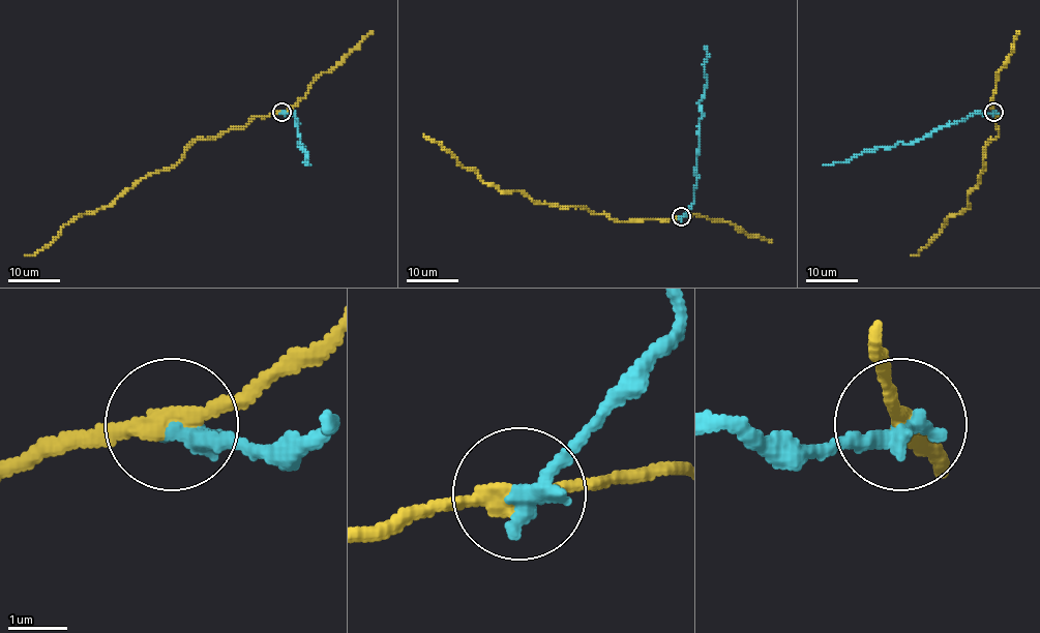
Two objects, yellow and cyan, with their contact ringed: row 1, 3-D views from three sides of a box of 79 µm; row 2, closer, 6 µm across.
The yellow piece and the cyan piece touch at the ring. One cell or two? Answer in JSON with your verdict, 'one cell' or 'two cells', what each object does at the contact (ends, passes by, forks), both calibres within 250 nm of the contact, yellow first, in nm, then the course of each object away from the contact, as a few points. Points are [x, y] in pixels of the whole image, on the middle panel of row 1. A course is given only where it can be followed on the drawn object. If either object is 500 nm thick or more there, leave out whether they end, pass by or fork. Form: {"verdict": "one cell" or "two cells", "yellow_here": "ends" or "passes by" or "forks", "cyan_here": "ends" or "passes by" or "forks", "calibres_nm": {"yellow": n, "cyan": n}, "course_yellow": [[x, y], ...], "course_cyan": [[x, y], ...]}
{"verdict": "two cells", "yellow_here": "passes by", "cyan_here": "ends", "calibres_nm": {"yellow": 280, "cyan": 400}, "course_yellow": [[680, 217], [619, 222], [585, 208], [535, 203], [520, 191], [500, 191], [484, 183], [438, 143], [422, 134]], "course_cyan": [[680, 217], [694, 202], [699, 120], [703, 115], [699, 101], [706, 80], [704, 69], [708, 52], [704, 46]]}

